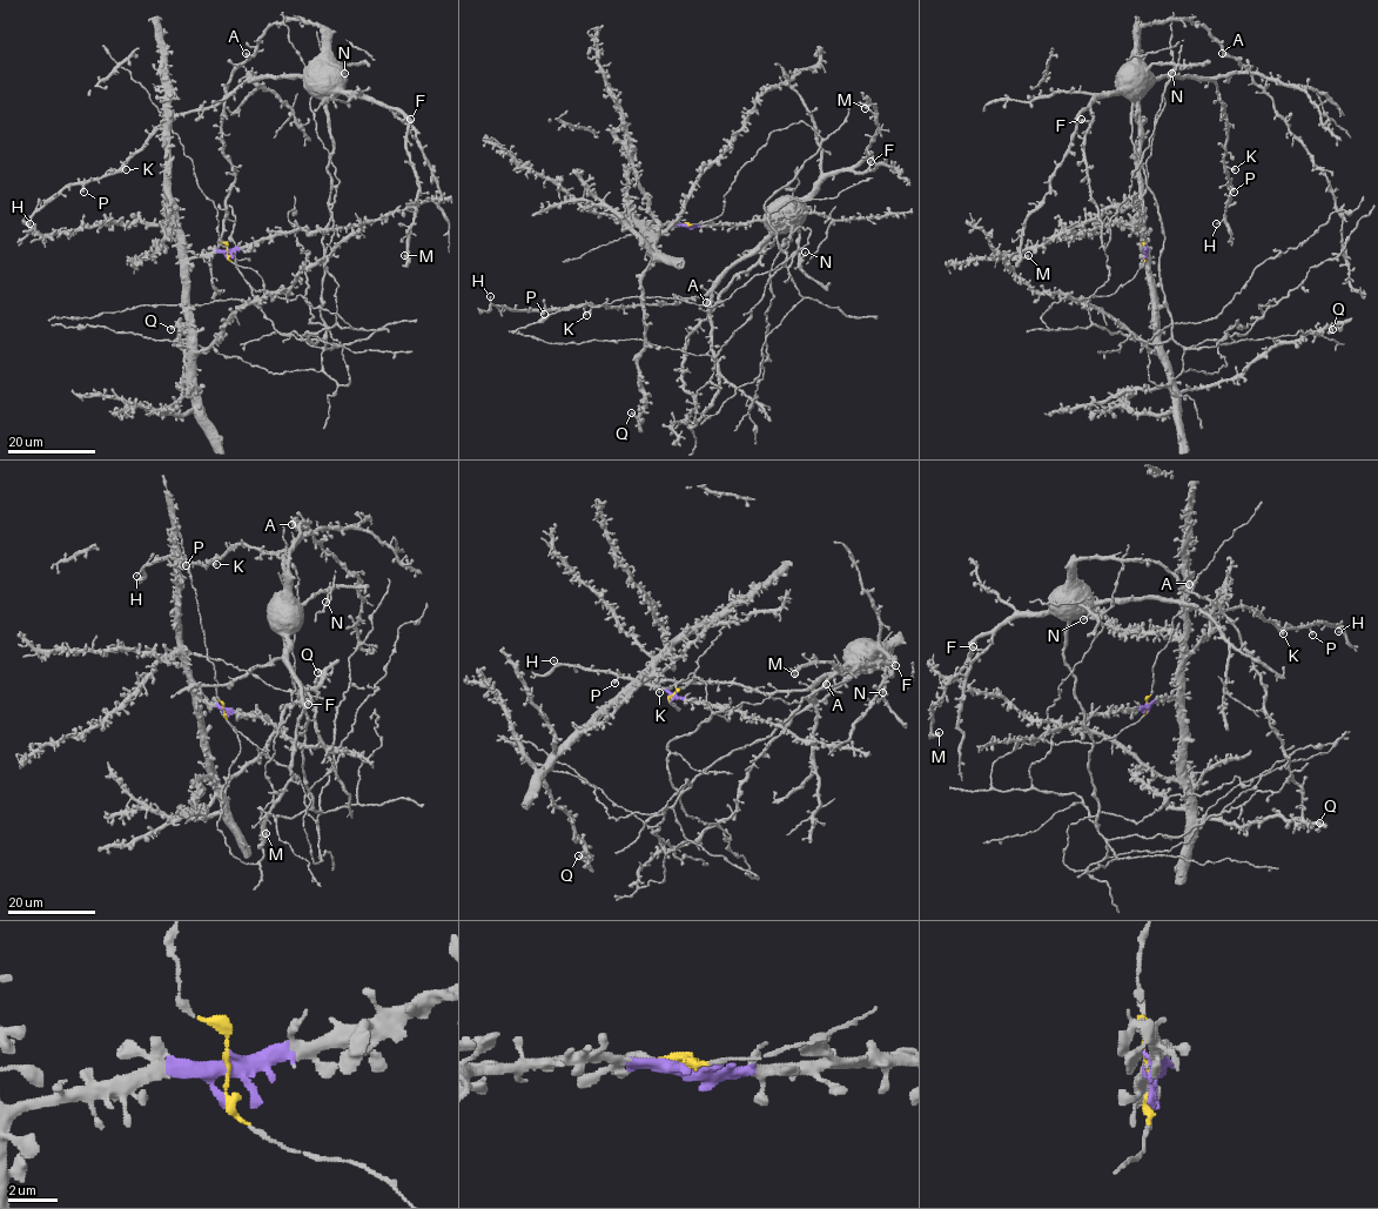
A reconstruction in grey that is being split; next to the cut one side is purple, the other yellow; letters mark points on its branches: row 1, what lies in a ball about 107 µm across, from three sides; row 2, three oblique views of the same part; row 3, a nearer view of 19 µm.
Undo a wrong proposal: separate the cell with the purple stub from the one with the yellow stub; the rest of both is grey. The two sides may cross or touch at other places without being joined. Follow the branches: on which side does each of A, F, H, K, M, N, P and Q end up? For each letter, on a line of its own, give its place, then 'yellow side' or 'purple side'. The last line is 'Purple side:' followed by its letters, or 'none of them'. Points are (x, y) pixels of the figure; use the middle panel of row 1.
A: place (706, 302); yellow side
F: place (871, 161); yellow side
H: place (490, 296); yellow side
K: place (586, 315); yellow side
M: place (865, 108); yellow side
N: place (805, 252); yellow side
P: place (544, 314); yellow side
Q: place (631, 412); purple side
Purple side: Q

